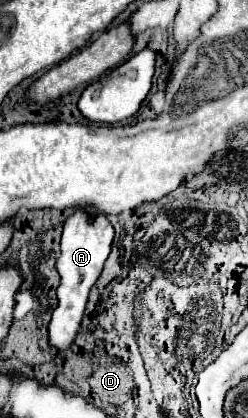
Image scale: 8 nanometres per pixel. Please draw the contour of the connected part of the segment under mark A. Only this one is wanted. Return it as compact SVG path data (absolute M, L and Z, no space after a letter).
M75 211L63 225L61 237L61 253L57 257L57 271L61 275L61 285L57 287L59 305L53 311L49 321L49 345L59 351L71 349L83 321L83 311L87 305L87 297L95 281L101 277L103 263L109 257L113 243L113 225L105 215L89 215L87 211Z

